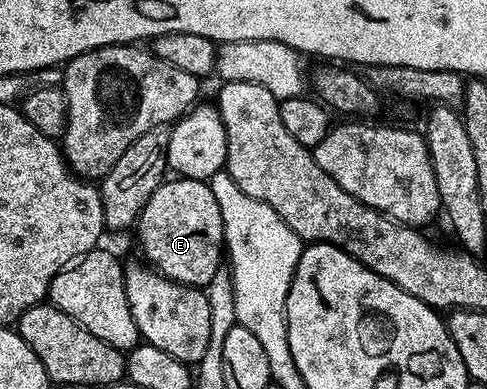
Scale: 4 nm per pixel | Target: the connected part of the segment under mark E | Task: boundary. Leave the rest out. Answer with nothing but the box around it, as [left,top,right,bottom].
[135,177,225,289]

